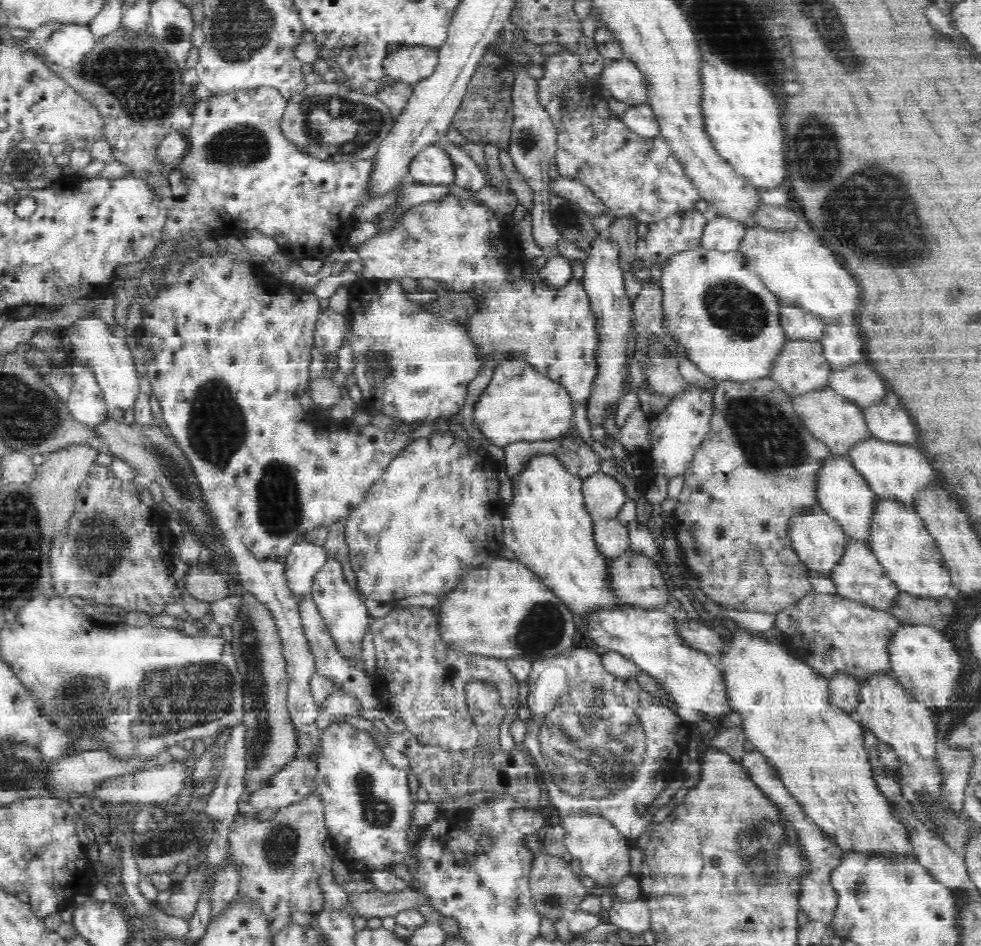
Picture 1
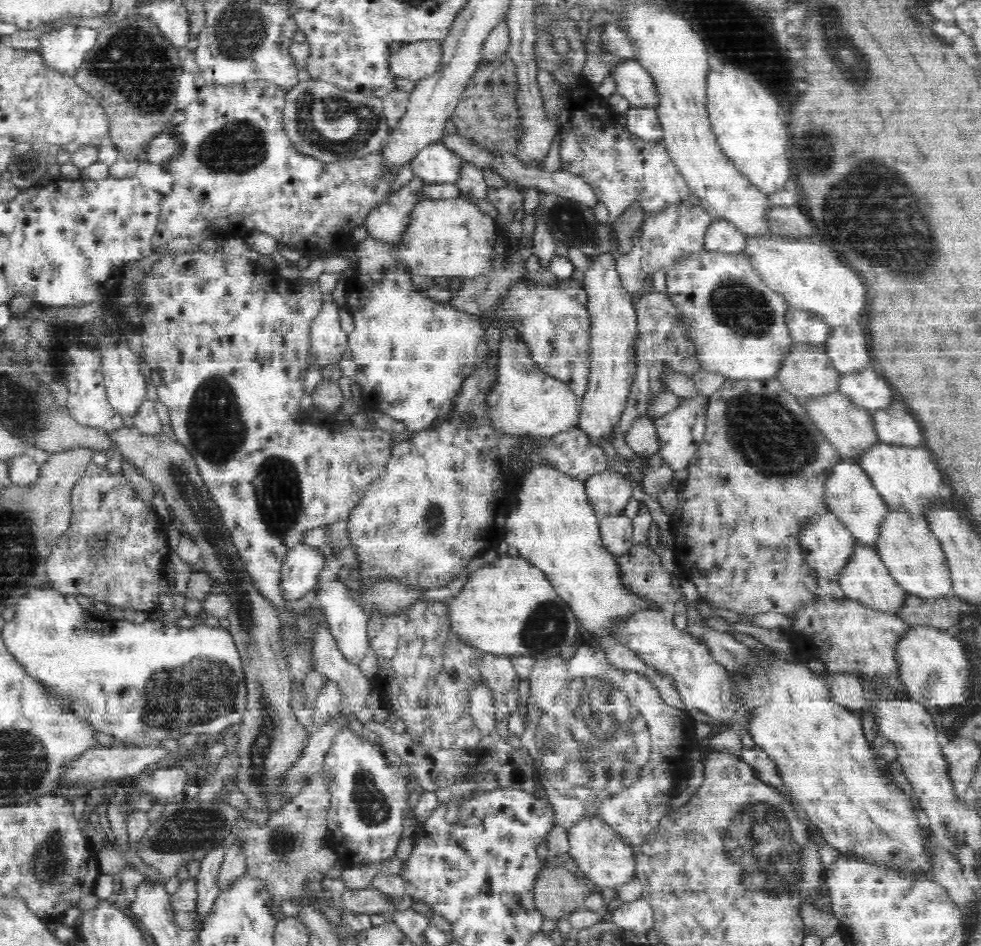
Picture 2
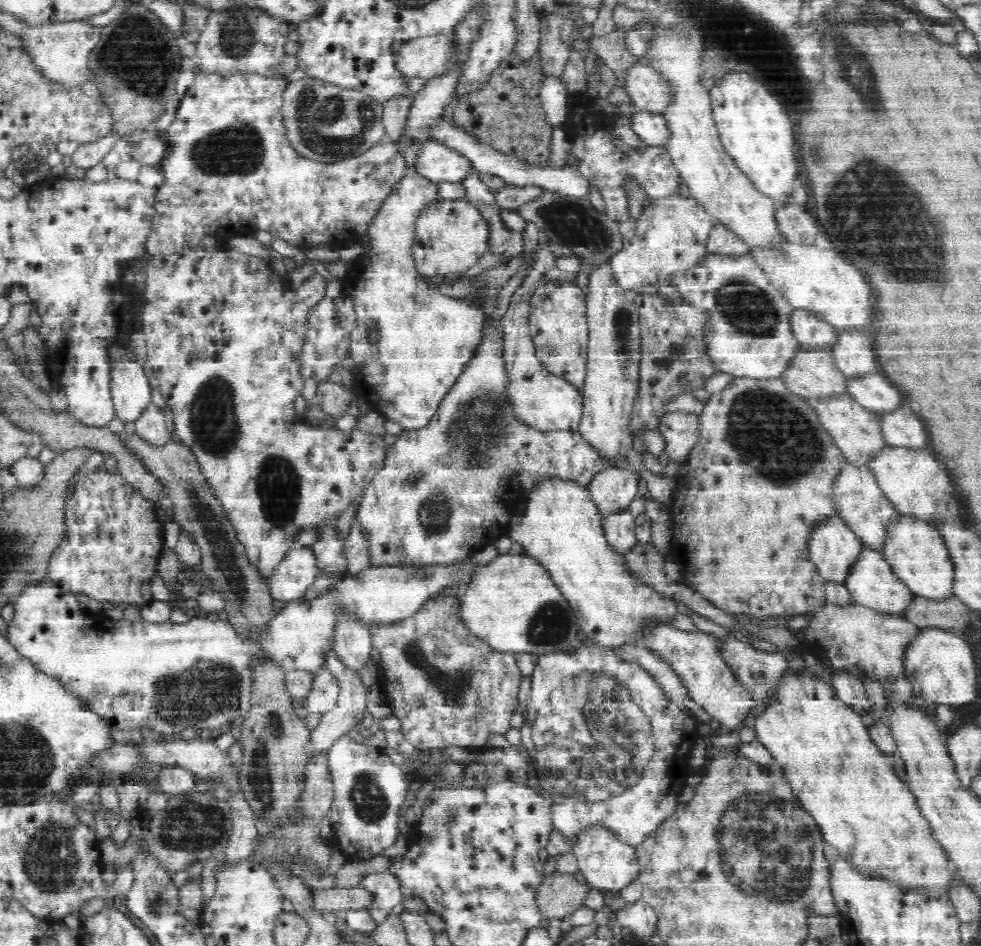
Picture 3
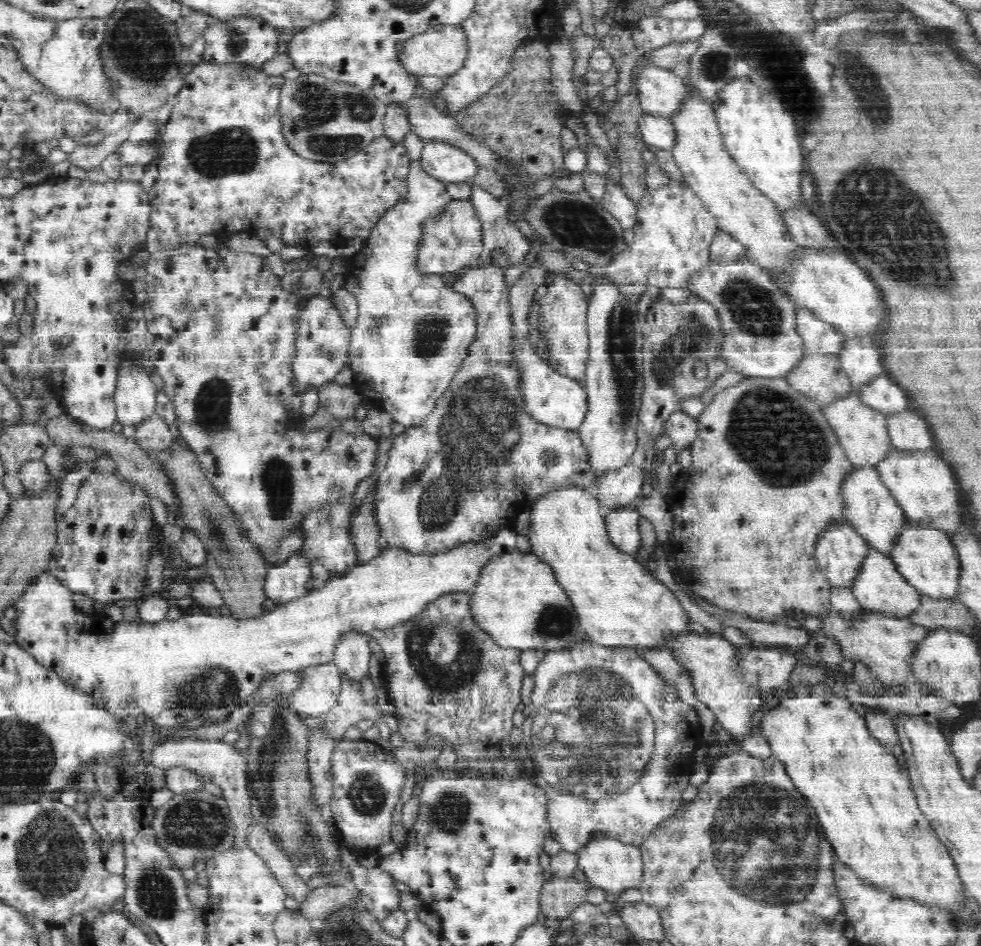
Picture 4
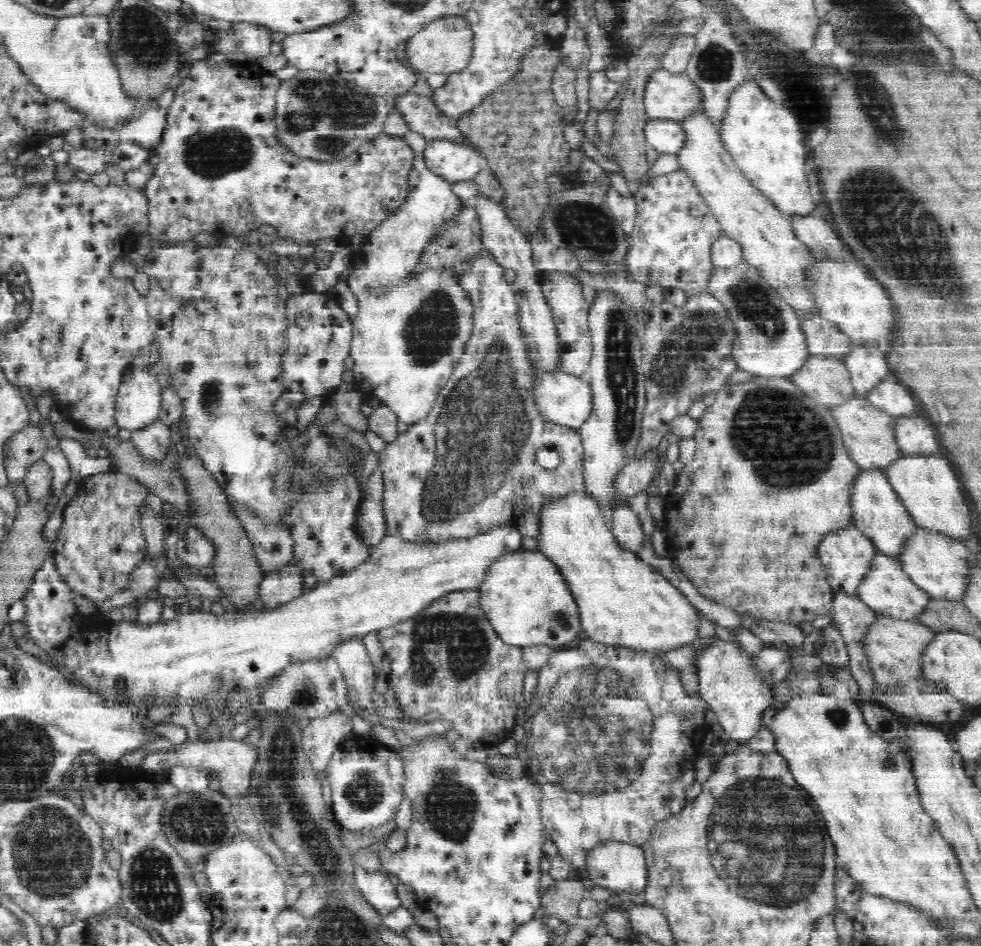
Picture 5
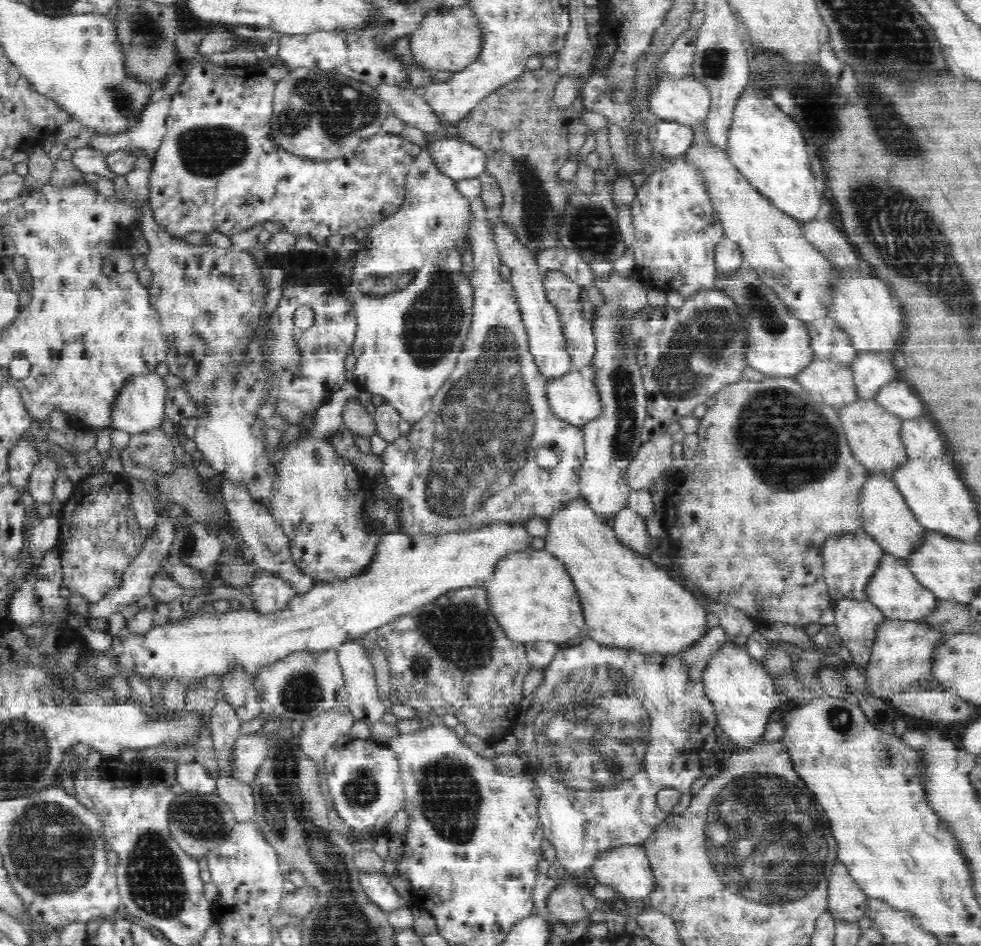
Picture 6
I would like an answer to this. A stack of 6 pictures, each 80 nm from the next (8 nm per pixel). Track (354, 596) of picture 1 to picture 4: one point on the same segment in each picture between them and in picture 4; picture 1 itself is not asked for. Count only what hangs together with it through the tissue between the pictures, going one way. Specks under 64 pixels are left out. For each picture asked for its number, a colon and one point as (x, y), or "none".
2: (347, 623)
3: (353, 643)
4: (352, 655)

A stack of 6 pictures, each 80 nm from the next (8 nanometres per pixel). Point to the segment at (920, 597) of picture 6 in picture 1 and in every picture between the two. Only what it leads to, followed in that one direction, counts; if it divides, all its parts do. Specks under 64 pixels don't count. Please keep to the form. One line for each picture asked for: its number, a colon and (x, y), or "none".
1: (860, 576)
2: (865, 579)
3: (873, 583)
4: (880, 587)
5: (887, 588)

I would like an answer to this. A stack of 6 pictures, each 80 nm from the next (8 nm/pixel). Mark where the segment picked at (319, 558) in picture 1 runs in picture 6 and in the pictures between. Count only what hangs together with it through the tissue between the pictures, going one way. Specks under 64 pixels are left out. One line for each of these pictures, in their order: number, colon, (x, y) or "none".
2: (300, 569)
3: (289, 580)
4: (285, 581)
5: (278, 587)
6: (270, 595)

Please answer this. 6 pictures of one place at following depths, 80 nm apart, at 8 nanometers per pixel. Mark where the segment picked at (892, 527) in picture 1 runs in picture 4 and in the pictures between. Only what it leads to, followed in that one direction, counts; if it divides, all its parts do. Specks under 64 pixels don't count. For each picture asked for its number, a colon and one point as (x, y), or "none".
2: (912, 553)
3: (918, 553)
4: (927, 557)

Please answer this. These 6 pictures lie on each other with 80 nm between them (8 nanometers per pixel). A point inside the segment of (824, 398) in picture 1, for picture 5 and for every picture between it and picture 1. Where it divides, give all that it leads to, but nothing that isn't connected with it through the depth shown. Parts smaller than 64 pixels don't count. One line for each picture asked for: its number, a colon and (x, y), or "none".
2: (851, 429)
3: (858, 432)
4: (863, 431)
5: (870, 434)

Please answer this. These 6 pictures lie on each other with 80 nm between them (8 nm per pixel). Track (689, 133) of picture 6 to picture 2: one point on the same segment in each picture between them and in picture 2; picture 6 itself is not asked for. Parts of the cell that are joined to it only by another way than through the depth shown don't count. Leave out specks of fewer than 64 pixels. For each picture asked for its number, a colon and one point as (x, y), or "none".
2: (645, 123)
3: (652, 128)
4: (659, 132)
5: (666, 136)

